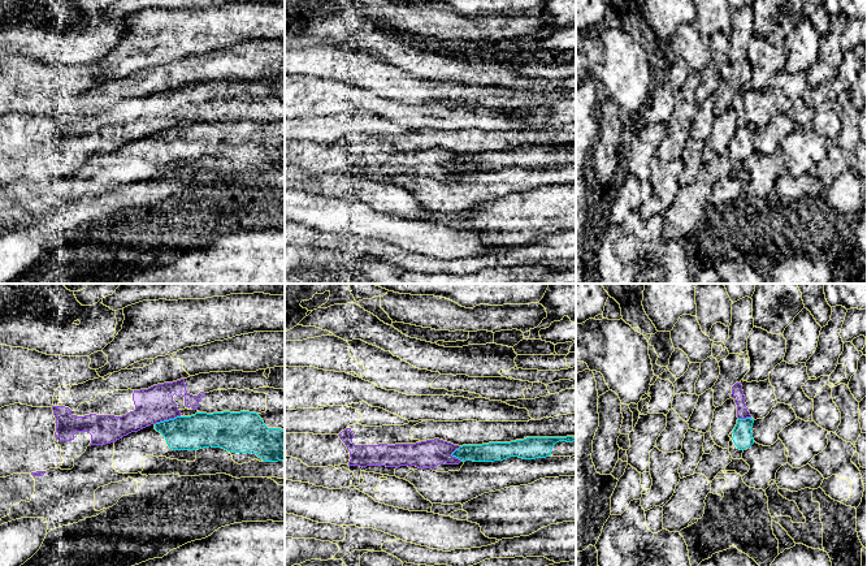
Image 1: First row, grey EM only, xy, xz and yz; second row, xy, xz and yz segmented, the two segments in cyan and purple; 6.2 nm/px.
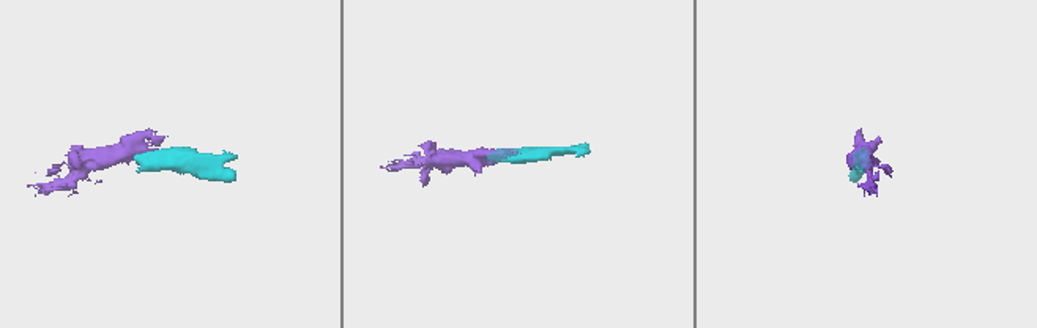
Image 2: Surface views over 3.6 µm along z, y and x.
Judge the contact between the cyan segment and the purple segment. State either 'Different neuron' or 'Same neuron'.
Different neuron

